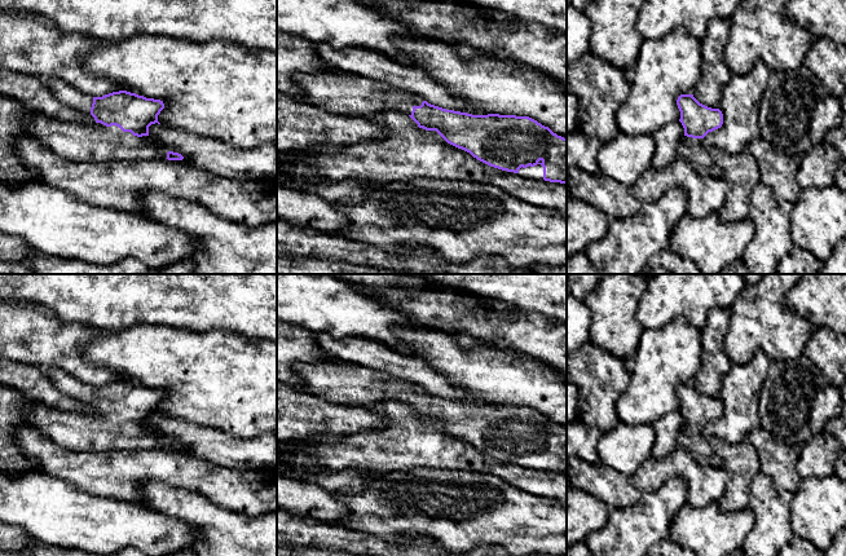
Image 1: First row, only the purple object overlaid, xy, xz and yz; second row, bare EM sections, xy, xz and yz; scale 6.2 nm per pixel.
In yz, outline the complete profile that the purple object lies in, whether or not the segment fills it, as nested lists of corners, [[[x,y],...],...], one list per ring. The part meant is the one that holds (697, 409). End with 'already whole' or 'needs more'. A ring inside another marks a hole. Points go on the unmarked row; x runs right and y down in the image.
[[[680,384],[677,394],[684,418],[684,425],[677,436],[678,446],[684,447],[701,465],[721,467],[721,459],[701,431],[709,422],[722,416],[722,401],[700,393],[693,384]]] | needs more

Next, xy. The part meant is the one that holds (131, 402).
[[[60,367],[41,371],[63,394],[91,403],[96,410],[94,414],[60,411],[30,400],[25,411],[30,425],[60,446],[76,451],[127,453],[184,449],[149,425],[149,416],[160,414],[158,405],[164,398],[163,390],[127,380],[92,387]]] | needs more

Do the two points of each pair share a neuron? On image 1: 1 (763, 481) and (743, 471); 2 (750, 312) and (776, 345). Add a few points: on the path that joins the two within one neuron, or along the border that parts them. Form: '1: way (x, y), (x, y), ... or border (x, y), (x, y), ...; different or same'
1: border (759, 471), (752, 480), (749, 503), (747, 506); different
2: way (758, 320), (776, 338); same

